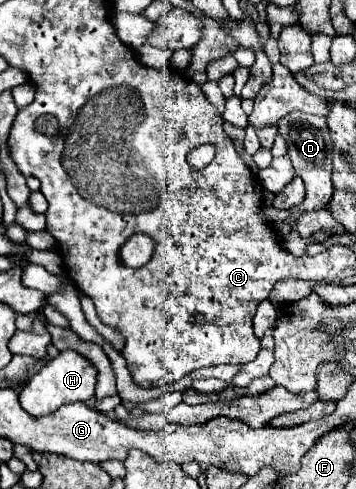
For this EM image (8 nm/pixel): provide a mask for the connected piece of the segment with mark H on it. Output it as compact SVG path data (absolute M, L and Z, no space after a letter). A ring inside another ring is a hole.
M63 351L49 365L45 365L31 381L19 387L19 403L29 415L43 417L65 403L89 401L93 399L95 391L95 375L95 367L91 367L91 363L85 357L81 357L75 351Z

